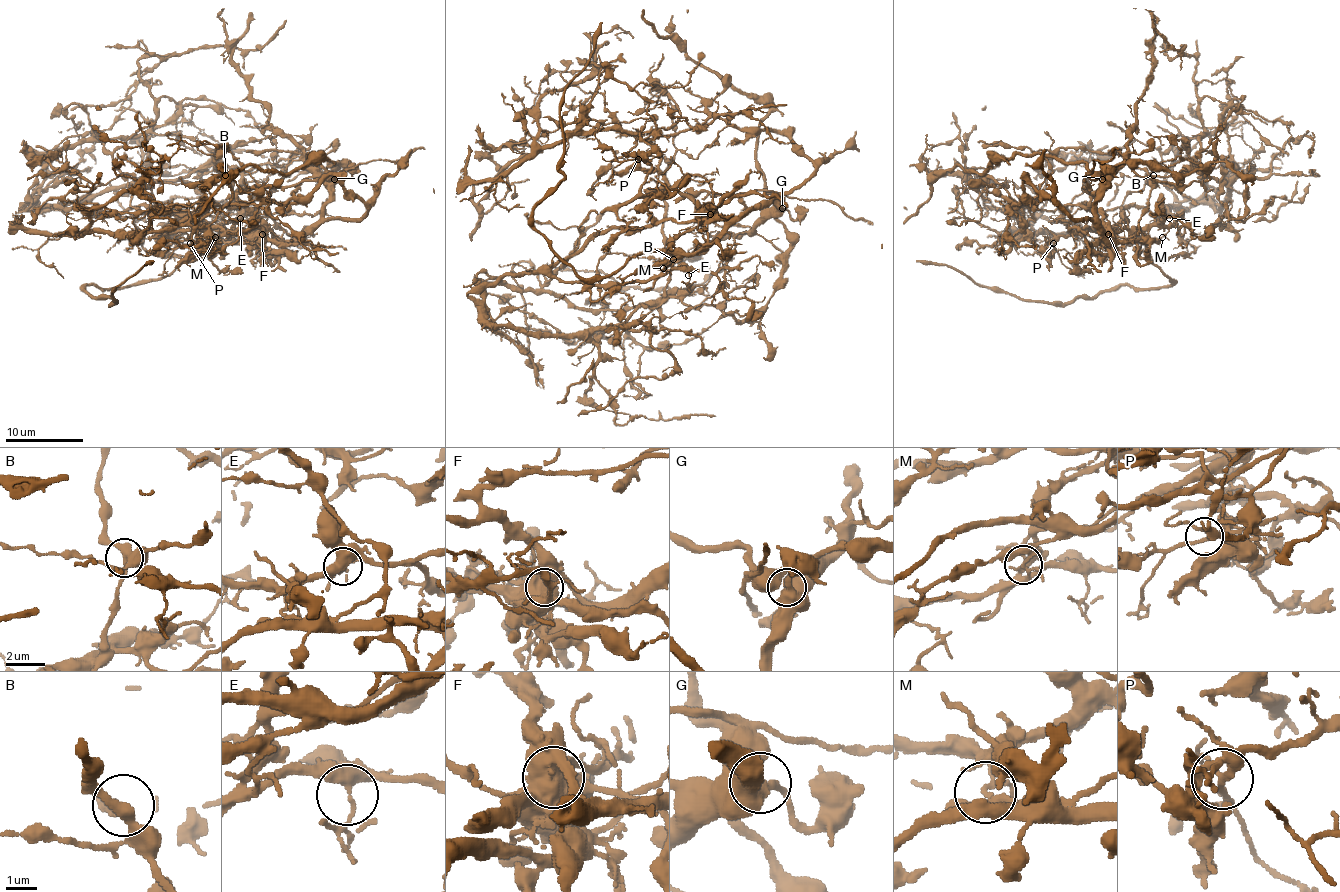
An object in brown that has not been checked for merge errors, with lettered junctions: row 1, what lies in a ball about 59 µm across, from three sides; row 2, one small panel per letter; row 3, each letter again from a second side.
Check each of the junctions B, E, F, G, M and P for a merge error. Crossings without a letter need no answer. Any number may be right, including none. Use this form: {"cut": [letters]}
{"cut": ["F", "M"]}

